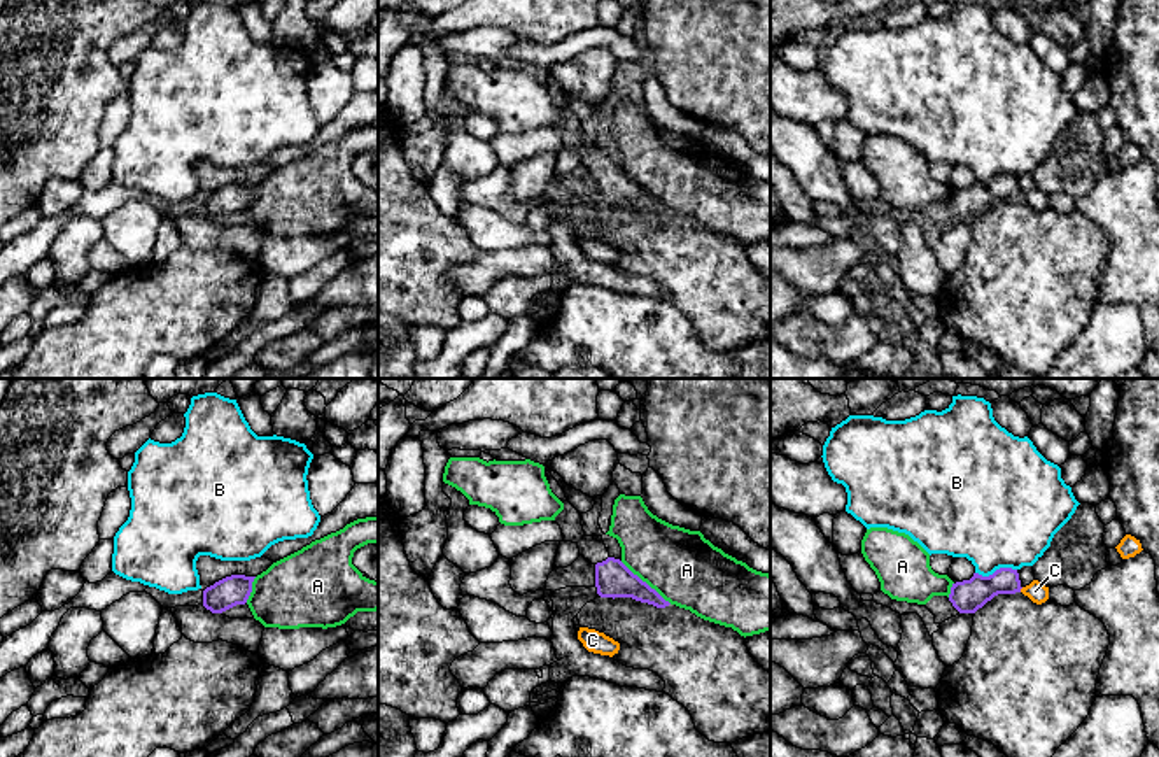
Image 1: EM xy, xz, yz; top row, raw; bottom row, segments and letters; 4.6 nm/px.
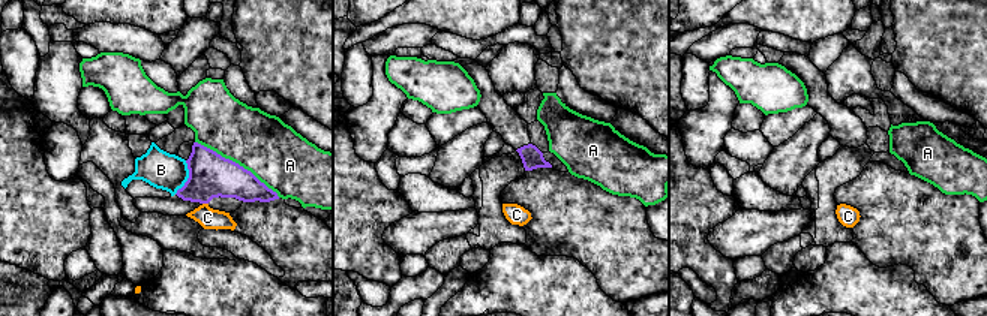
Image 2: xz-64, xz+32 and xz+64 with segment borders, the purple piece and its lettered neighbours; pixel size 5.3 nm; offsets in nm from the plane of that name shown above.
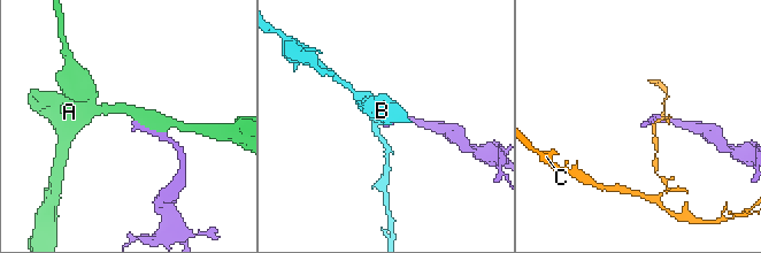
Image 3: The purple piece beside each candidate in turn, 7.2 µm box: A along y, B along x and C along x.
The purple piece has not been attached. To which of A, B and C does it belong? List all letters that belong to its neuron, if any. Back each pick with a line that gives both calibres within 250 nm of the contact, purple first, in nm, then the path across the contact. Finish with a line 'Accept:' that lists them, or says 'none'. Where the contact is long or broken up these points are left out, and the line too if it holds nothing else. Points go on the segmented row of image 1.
Accept: none

